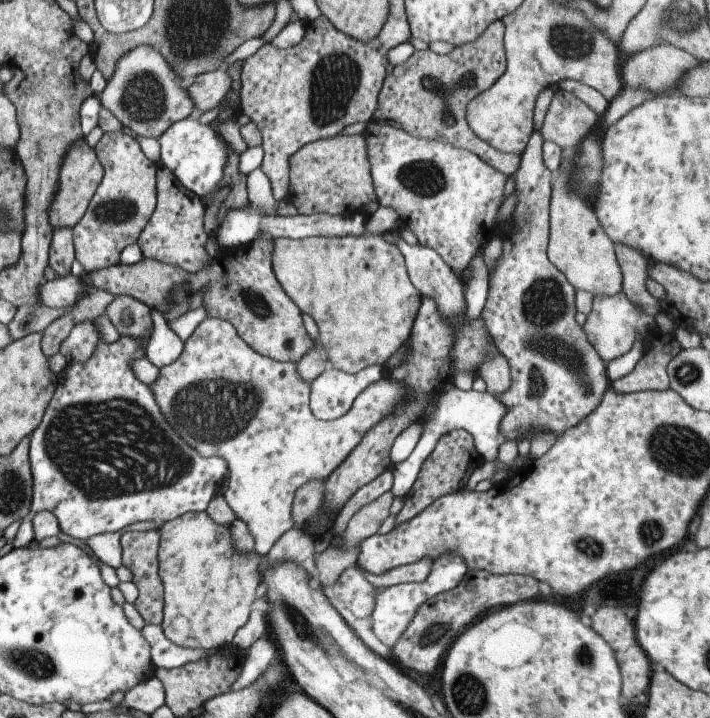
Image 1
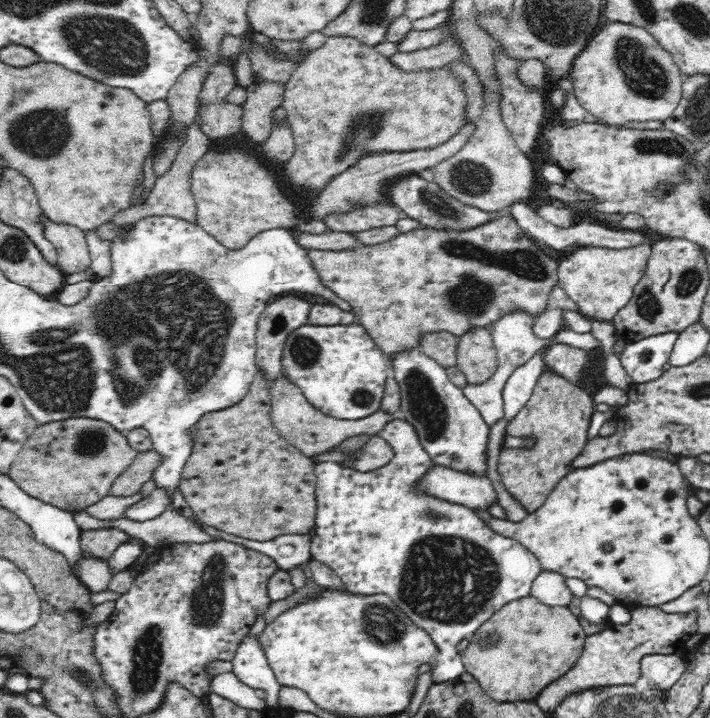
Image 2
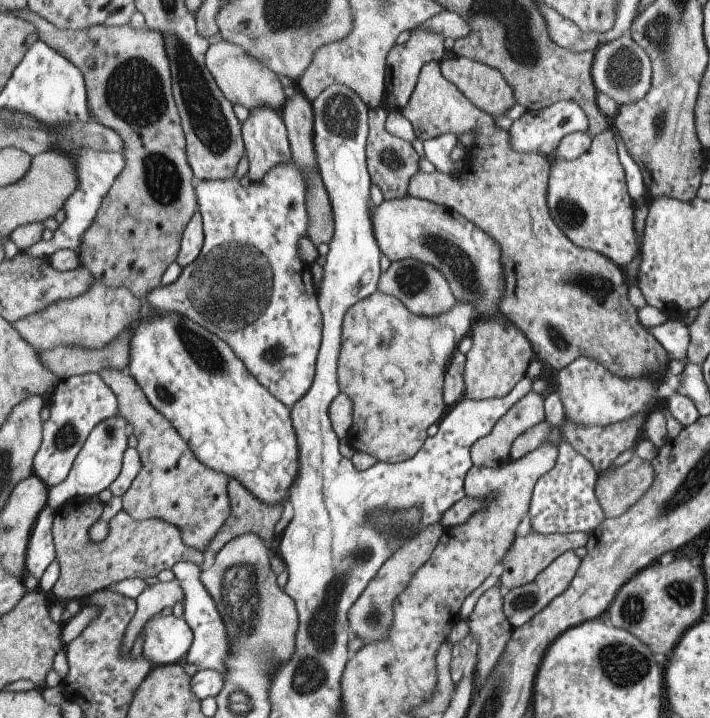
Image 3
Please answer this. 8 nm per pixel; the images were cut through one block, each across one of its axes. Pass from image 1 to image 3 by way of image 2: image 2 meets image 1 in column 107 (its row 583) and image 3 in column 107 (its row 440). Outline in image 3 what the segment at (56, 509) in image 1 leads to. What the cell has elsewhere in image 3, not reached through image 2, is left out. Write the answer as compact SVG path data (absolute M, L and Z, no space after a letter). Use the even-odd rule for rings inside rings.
M83 374L59 380L49 394L49 416L47 422L43 422L43 438L39 450L33 456L33 476L37 476L47 488L53 488L67 480L73 460L79 454L91 430L101 422L115 418L119 414L119 408L115 394L109 390L107 384L103 384L99 374Z

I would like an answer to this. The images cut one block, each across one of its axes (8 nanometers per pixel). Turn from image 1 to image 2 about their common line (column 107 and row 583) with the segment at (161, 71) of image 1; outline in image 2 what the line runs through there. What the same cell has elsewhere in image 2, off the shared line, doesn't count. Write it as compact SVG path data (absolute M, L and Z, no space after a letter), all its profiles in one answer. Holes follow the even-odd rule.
M80 548L80 558L78 562L70 564L70 572L78 578L78 582L82 586L86 586L86 590L90 594L98 594L98 592L106 592L110 588L110 582L114 578L112 574L112 566L110 566L110 558L100 558L100 556L86 556Z

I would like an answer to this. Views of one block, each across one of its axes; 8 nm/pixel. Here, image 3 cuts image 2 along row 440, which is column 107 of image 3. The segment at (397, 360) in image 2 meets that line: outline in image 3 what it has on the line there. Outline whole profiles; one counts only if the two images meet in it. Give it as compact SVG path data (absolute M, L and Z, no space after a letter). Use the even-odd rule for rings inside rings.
M117 414L115 418L109 418L109 420L101 422L99 426L95 426L91 430L91 434L87 436L85 444L81 446L79 454L73 460L73 466L71 466L71 470L67 474L67 480L63 484L57 484L57 486L47 490L47 506L49 508L57 510L59 506L63 506L69 500L91 498L91 496L97 496L101 490L109 488L109 484L121 472L123 452L127 450L127 438L129 436L125 436L125 424L127 424L127 420Z

